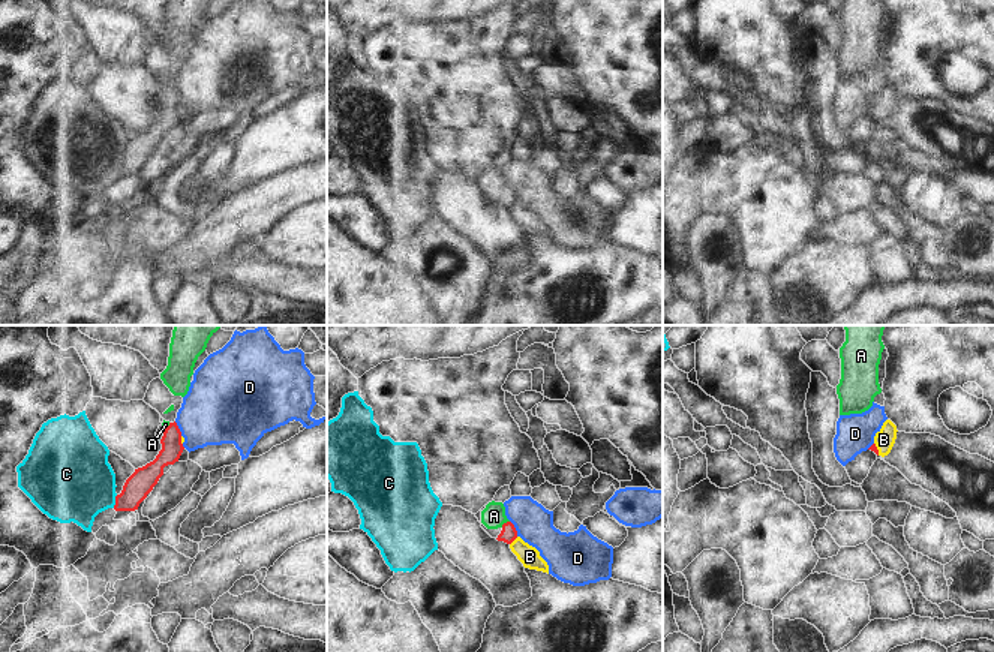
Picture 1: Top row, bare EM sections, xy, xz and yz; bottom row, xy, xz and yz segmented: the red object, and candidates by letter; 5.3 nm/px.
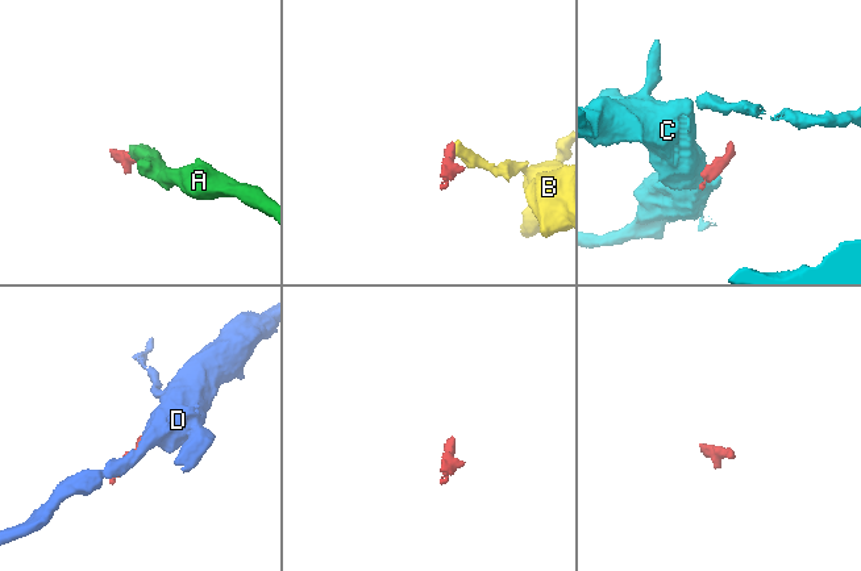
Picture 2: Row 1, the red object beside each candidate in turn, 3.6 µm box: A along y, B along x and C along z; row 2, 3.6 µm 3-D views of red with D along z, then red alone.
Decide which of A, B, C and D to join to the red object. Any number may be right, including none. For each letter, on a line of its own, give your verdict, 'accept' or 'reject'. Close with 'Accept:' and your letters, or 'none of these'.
A: accept
B: reject
C: reject
D: reject
Accept: A

